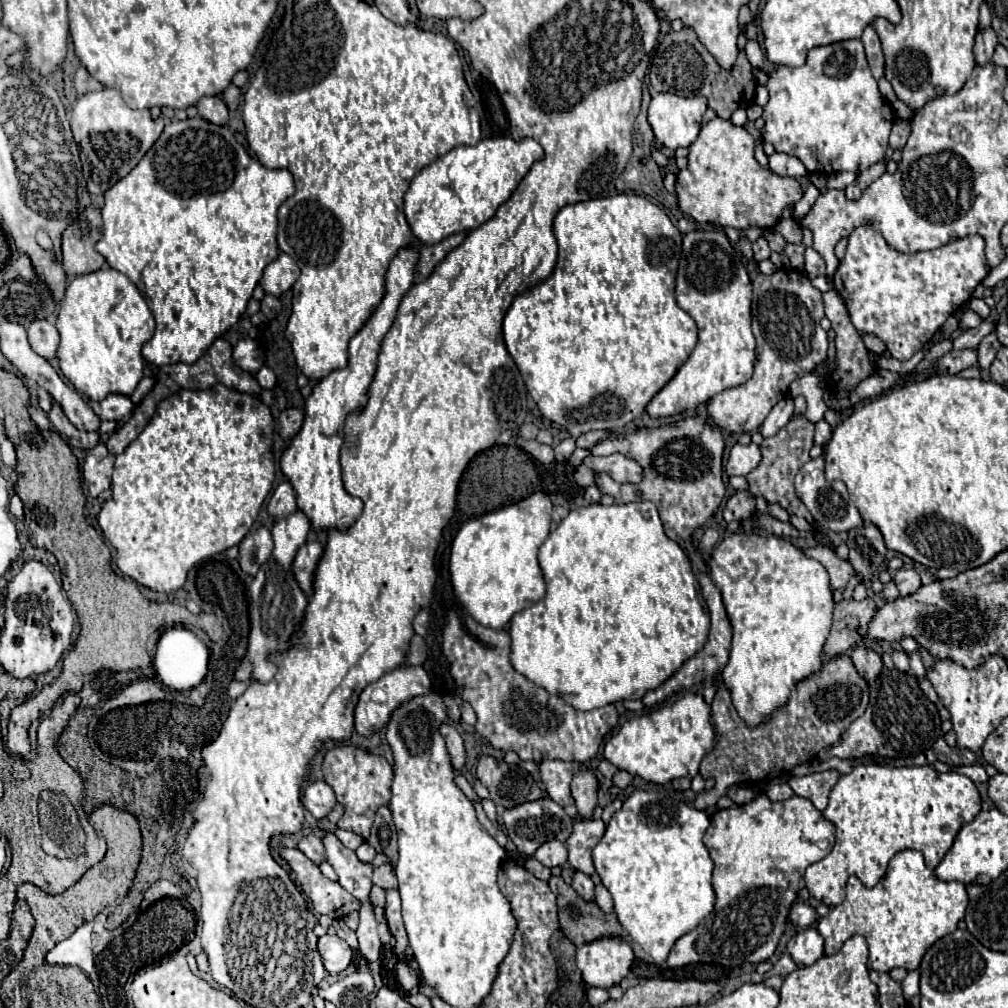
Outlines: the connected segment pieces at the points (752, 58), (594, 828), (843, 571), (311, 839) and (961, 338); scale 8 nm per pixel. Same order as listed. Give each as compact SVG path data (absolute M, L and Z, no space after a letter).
M748 41L746 43L746 59L750 61L750 65L754 69L762 69L762 65L764 65L764 53L762 53L758 41Z
M590 819L590 821L576 821L574 833L566 841L568 849L568 863L576 871L582 871L586 875L594 875L596 869L592 865L592 847L602 839L606 825L602 819Z
M818 545L818 547L804 549L804 553L806 553L808 557L812 557L812 559L820 561L820 563L826 567L826 571L828 571L828 575L830 575L830 587L832 587L832 589L840 589L840 591L842 591L844 585L848 583L848 579L854 575L854 567L852 567L848 561L840 559L830 547Z
M312 833L302 837L302 841L298 843L298 849L300 849L308 859L312 859L316 865L320 865L320 863L326 861L324 845L322 845L322 841L320 841L316 835L312 835Z
M984 319L980 327L968 329L968 331L964 331L964 333L960 333L960 335L952 341L952 349L958 349L958 351L962 351L962 349L976 349L978 343L982 341L982 337L986 337L992 329L994 329L994 325L992 325L988 319Z

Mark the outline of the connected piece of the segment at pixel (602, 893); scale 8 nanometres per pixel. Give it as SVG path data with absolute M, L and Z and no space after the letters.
M604 885L596 887L596 905L604 911L604 913L614 913L614 905L612 905L612 897L608 893L608 889Z

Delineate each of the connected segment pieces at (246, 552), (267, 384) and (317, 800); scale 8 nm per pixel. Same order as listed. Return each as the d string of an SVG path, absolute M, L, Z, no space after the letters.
M262 525L256 531L248 533L240 543L240 555L238 555L238 563L242 571L254 577L254 573L258 573L258 569L268 561L272 549L274 543L268 527Z
M262 367L260 373L256 375L256 381L264 387L264 389L274 389L276 387L276 375L268 369L268 367Z
M316 781L316 783L310 783L306 787L302 803L318 821L322 821L332 811L332 807L336 805L336 795L328 783Z

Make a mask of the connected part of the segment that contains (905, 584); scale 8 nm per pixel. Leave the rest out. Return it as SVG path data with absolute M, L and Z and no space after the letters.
M898 569L894 575L894 583L896 583L900 595L912 595L922 585L920 575L912 569Z

